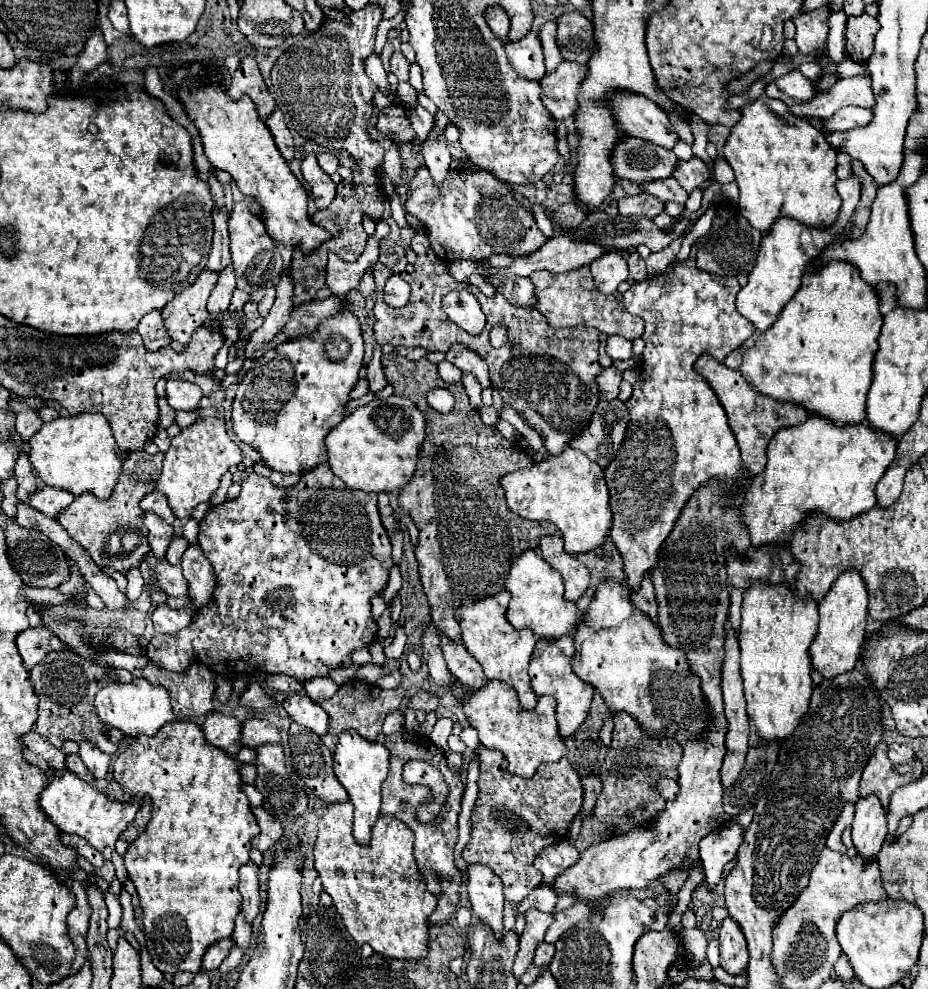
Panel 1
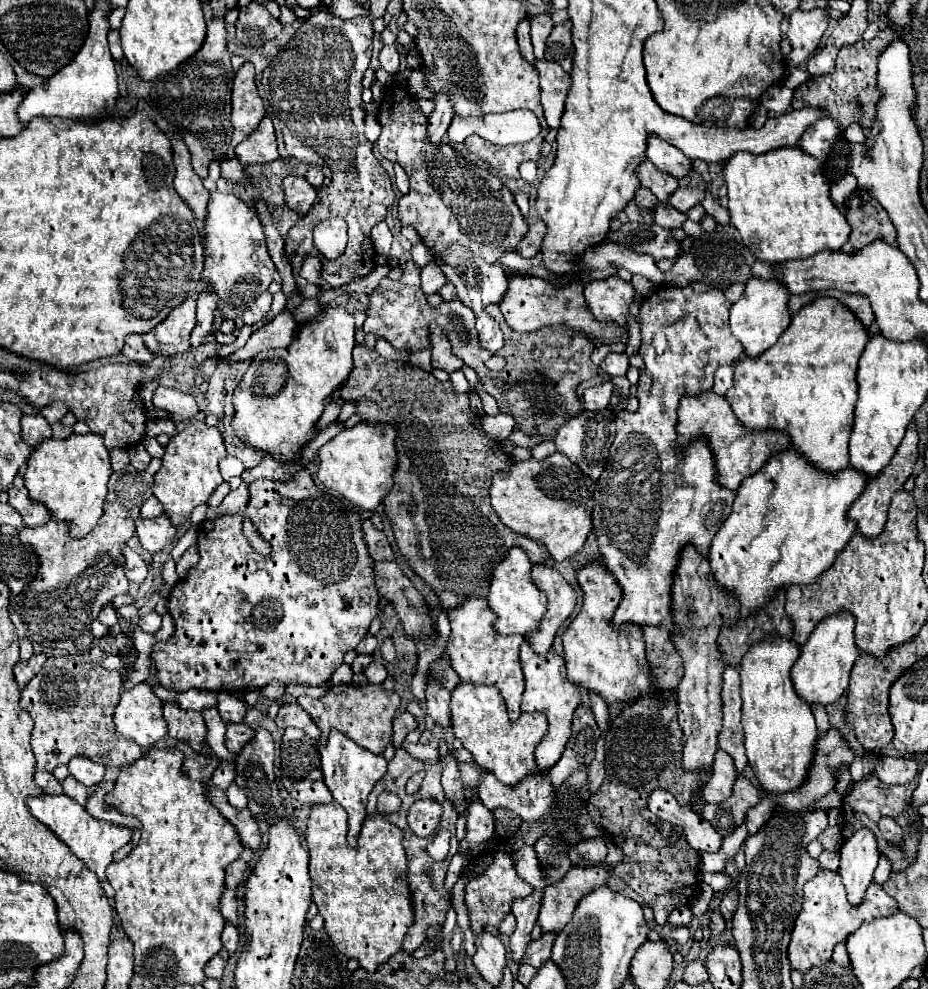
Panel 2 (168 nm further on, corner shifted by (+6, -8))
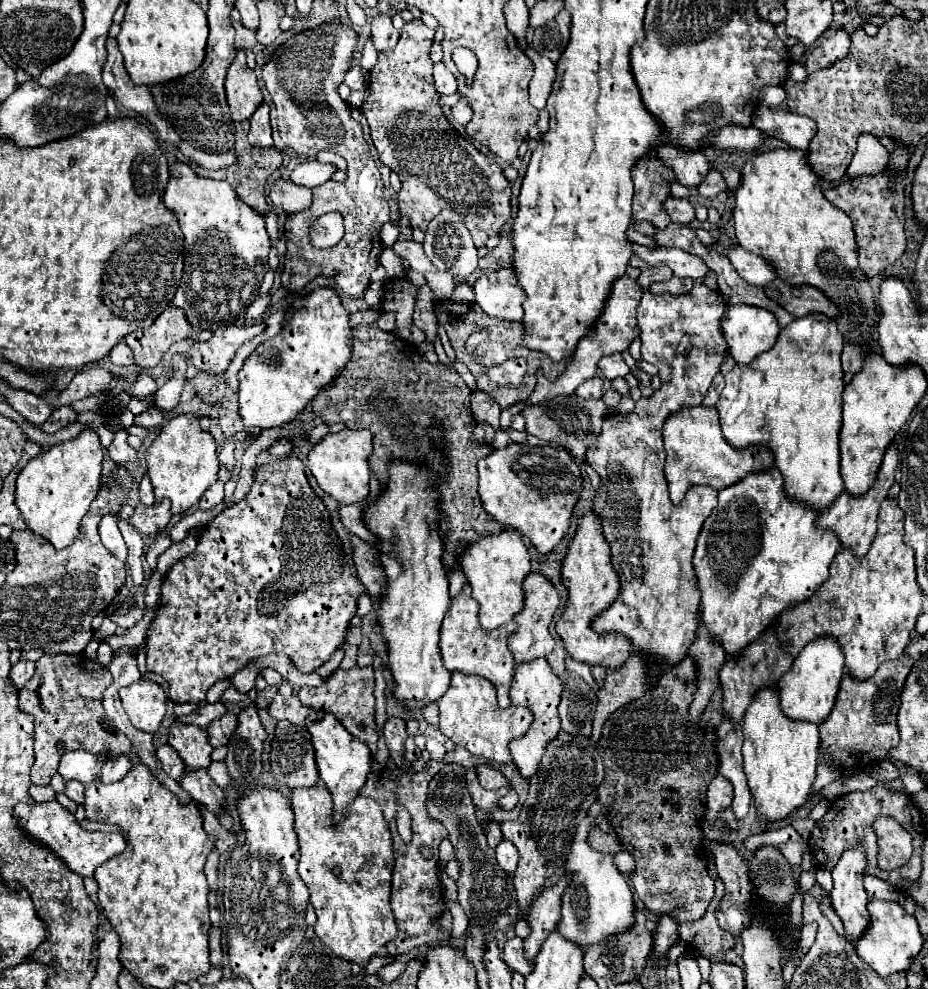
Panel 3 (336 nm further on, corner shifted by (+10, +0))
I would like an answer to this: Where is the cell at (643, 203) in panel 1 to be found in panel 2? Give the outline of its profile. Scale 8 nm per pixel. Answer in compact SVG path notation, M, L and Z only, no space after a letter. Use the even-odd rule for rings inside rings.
M660 202L656 204L654 208L654 222L658 226L664 226L664 228L682 228L682 224L688 220L686 214L678 212L674 206L670 206L668 202Z

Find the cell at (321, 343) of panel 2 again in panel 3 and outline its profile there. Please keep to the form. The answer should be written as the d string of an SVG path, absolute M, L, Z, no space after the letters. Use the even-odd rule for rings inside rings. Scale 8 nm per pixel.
M318 288L306 298L296 300L288 312L282 326L282 332L272 340L262 342L246 360L238 372L238 412L246 426L256 428L274 428L294 420L314 396L336 380L338 372L348 364L352 356L352 328L348 322L348 310L342 306L338 294L330 288Z

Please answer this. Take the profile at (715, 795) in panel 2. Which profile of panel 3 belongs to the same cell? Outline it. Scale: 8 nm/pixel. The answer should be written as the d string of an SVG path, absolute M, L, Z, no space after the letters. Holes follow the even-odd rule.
M718 774L710 786L708 786L708 808L710 810L724 810L726 806L732 804L732 788L730 788L730 780L726 780L722 774Z

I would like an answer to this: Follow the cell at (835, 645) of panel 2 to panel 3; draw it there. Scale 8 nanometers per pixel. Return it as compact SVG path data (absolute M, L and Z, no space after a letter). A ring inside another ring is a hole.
M832 636L814 638L796 656L792 668L782 674L782 680L778 680L780 704L784 714L794 720L810 720L816 724L826 720L826 716L834 706L842 674L844 674L844 652L838 640L834 640Z

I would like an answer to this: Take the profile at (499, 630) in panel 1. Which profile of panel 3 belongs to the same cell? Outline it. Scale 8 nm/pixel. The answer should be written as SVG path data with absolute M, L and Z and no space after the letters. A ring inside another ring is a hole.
M464 584L462 592L452 598L452 606L444 616L442 630L440 630L440 650L444 666L450 672L462 672L466 676L478 674L486 680L490 680L498 690L498 704L500 708L510 706L510 684L514 680L514 656L510 656L508 650L508 636L510 628L496 628L496 630L484 630L478 624L478 602L470 596L470 586Z

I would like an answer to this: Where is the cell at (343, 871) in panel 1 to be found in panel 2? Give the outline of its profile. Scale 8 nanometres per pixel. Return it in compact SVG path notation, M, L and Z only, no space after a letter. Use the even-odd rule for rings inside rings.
M314 804L306 822L306 844L310 850L310 878L312 878L312 900L324 918L324 930L334 942L334 946L348 958L356 958L360 966L368 972L386 962L392 954L402 948L404 934L414 922L410 908L410 890L406 884L406 856L402 848L404 832L390 824L384 816L366 816L358 844L352 848L346 842L346 810L336 804Z

